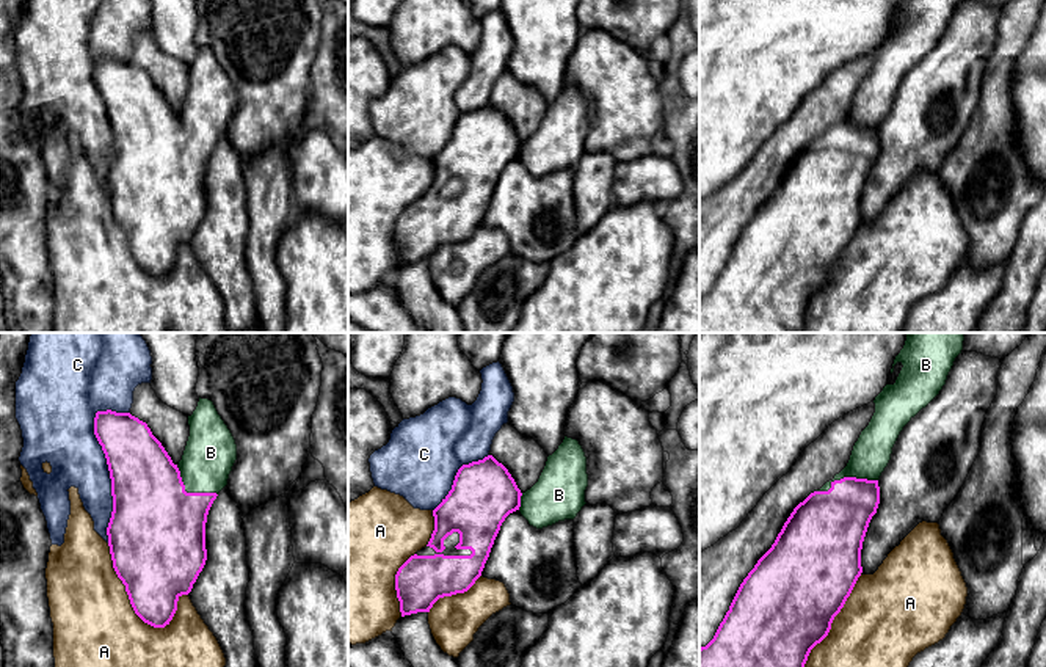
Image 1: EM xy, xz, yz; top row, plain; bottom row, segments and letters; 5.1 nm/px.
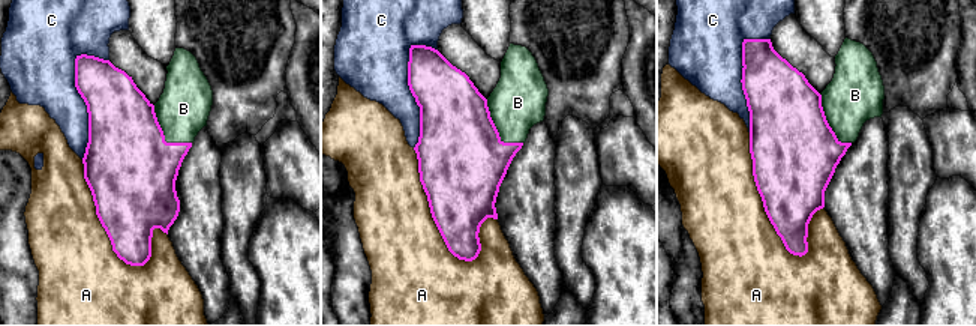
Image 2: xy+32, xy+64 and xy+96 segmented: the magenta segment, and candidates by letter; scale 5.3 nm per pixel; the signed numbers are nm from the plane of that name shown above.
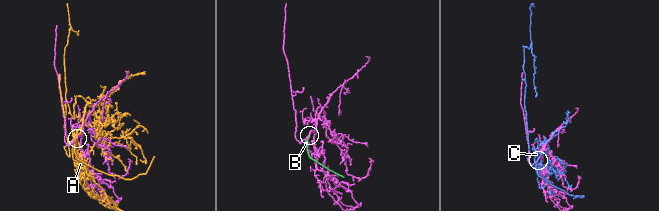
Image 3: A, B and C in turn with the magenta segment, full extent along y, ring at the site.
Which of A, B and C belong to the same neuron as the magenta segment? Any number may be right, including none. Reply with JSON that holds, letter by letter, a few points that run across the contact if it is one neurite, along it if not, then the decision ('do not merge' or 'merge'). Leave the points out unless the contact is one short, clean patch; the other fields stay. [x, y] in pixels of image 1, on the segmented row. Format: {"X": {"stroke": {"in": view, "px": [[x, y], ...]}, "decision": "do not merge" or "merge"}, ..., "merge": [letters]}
{"A": {"decision": "do not merge"}, "B": {"decision": "merge"}, "C": {"decision": "do not merge"}, "merge": ["B"]}

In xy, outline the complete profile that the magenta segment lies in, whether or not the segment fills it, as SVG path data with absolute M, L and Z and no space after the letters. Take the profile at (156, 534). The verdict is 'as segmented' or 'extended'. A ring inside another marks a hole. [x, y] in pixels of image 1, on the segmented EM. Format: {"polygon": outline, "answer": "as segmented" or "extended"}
{"polygon": "M199 397L188 425L182 460L174 465L147 424L130 413L107 410L94 417L94 435L111 479L113 512L107 535L113 568L135 614L154 628L169 625L179 598L191 592L205 565L207 515L237 460L235 439L212 400Z", "answer": "extended"}

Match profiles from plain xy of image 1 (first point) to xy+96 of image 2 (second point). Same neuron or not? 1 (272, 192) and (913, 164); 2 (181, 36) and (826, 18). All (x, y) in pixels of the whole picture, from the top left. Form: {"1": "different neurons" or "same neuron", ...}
{"1": "same neuron", "2": "same neuron"}

